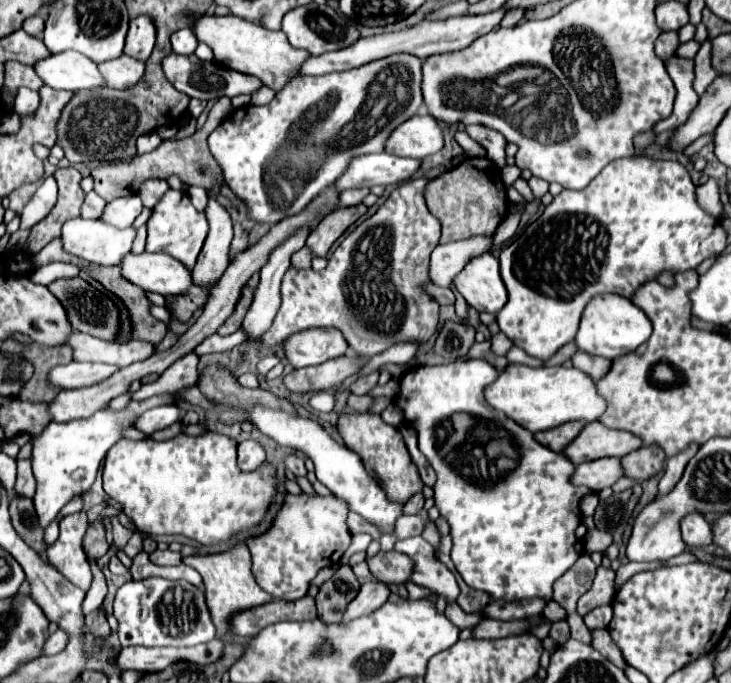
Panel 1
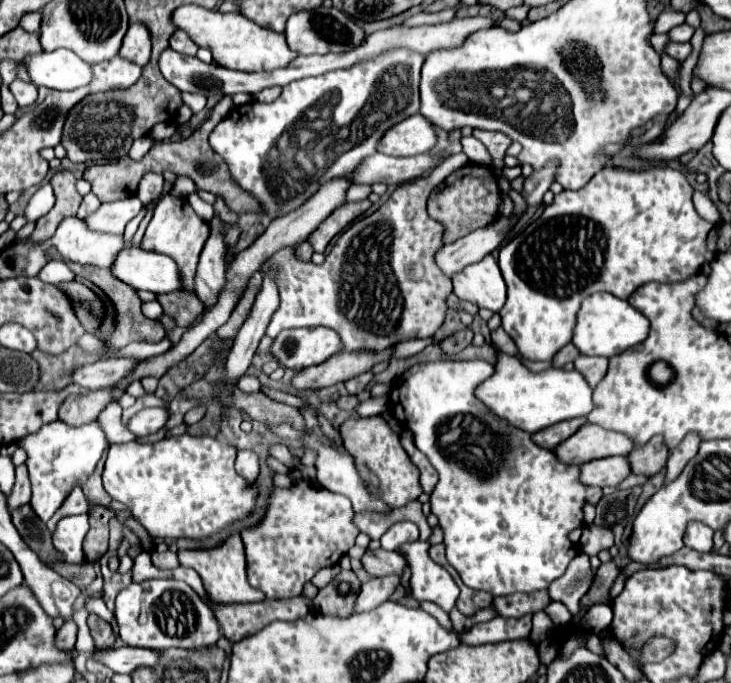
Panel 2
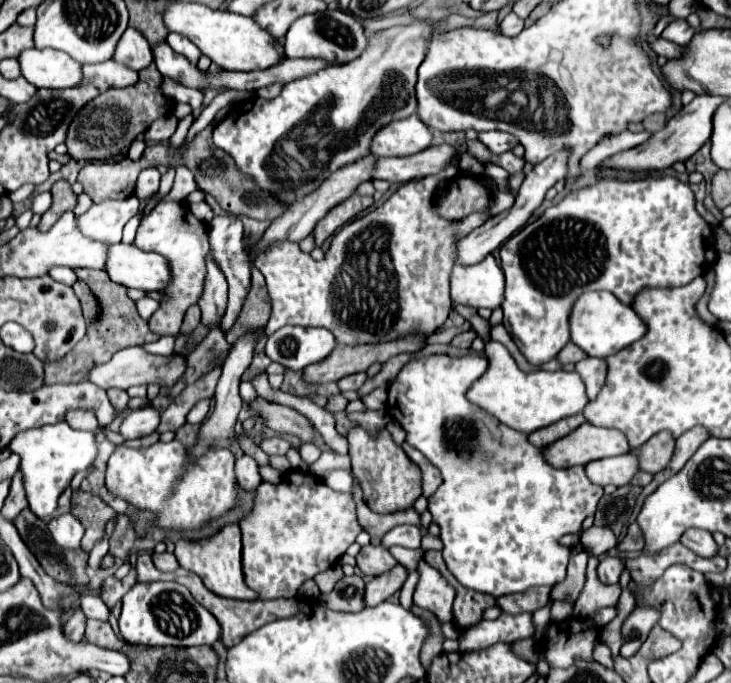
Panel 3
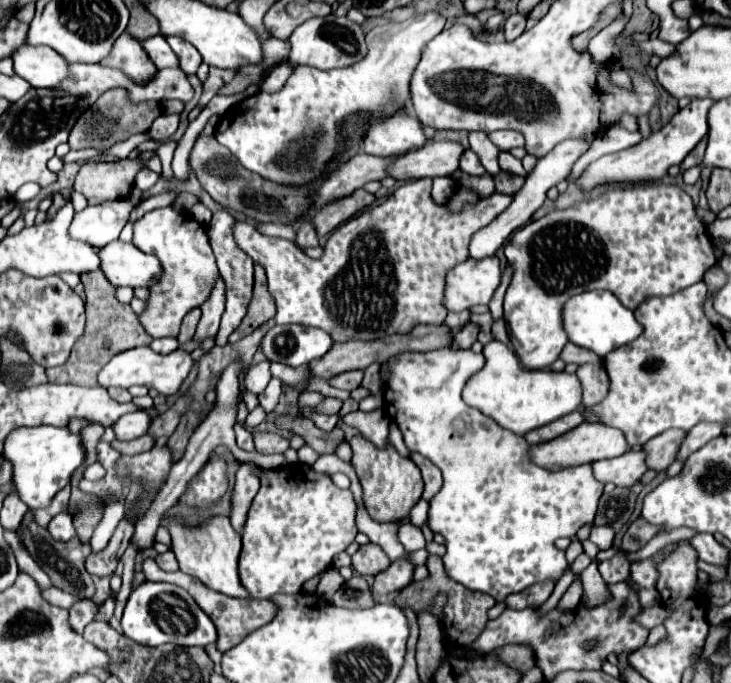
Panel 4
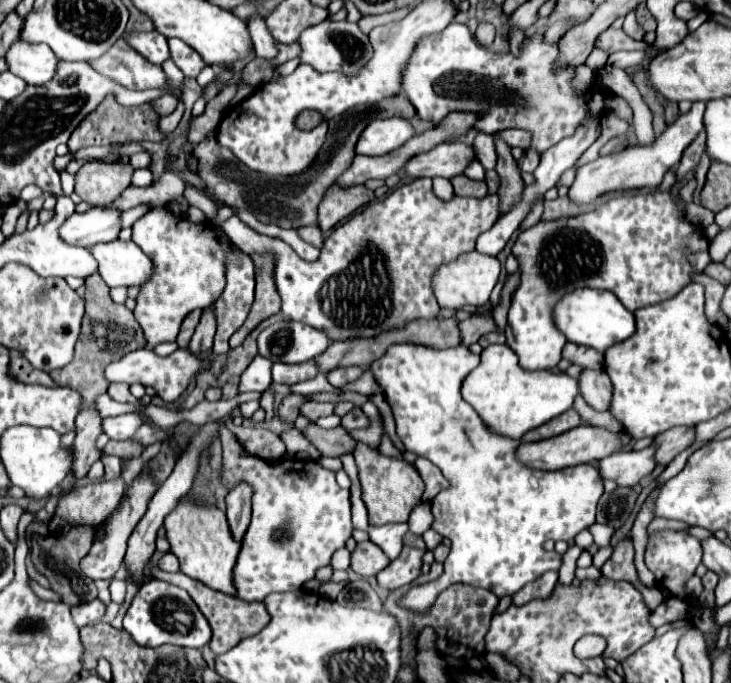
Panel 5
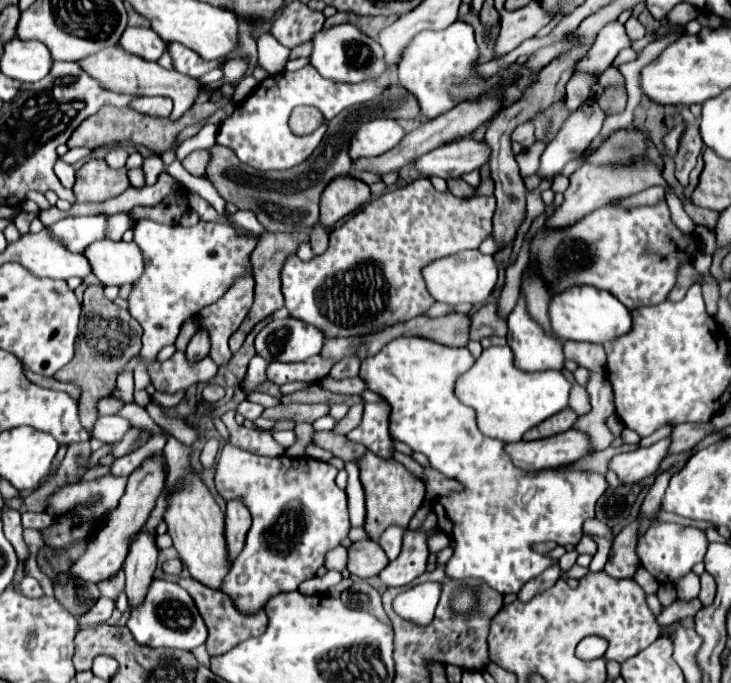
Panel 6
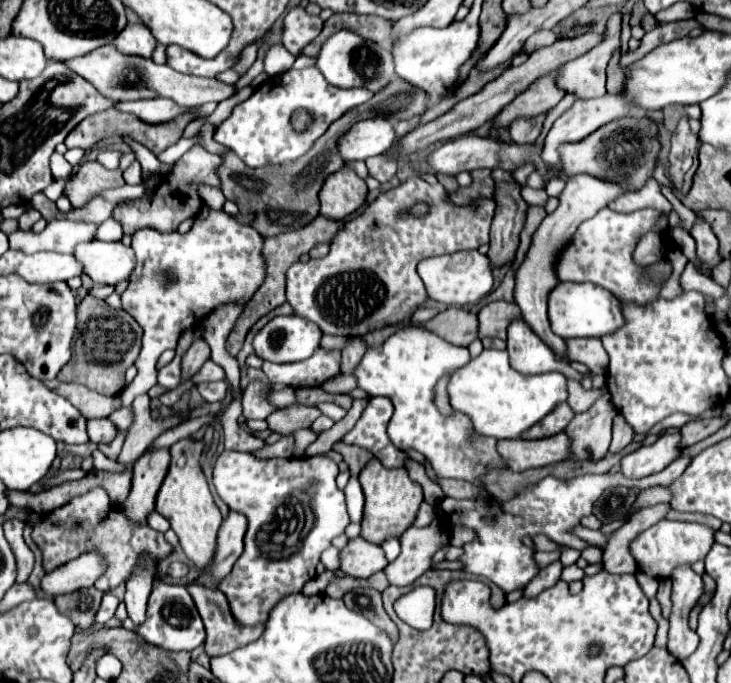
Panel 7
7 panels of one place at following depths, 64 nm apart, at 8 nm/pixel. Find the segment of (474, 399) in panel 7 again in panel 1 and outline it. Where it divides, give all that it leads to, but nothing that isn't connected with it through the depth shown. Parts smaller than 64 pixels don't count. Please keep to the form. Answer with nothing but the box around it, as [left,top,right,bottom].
[484,364,606,432]

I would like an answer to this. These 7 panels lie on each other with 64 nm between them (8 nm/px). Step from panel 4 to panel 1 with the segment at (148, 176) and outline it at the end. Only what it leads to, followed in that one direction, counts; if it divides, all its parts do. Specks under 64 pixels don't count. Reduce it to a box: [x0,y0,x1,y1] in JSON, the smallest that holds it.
[138,180,168,208]

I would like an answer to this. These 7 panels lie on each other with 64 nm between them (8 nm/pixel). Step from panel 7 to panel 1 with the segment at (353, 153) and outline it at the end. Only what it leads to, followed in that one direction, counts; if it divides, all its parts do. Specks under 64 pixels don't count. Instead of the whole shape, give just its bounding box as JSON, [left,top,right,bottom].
[384,114,442,158]

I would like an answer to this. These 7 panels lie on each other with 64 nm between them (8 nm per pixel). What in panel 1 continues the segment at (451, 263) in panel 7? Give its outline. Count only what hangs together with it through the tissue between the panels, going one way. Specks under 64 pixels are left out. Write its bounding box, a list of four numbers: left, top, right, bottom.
[454,254,506,312]

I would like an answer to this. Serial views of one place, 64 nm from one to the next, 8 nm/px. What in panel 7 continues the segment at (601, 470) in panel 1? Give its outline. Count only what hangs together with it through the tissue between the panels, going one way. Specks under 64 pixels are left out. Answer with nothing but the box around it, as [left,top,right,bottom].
[622,432,682,478]

